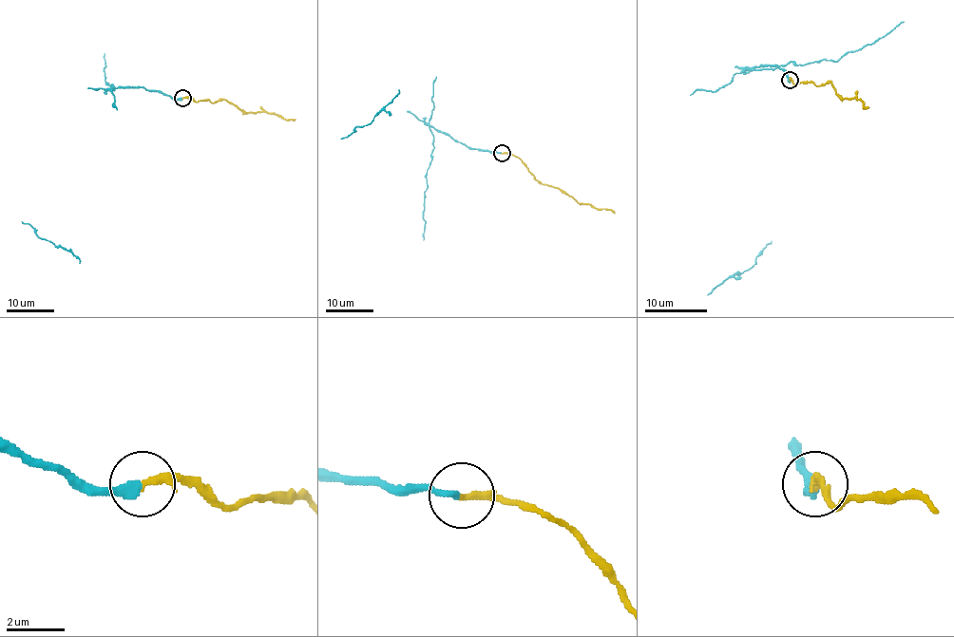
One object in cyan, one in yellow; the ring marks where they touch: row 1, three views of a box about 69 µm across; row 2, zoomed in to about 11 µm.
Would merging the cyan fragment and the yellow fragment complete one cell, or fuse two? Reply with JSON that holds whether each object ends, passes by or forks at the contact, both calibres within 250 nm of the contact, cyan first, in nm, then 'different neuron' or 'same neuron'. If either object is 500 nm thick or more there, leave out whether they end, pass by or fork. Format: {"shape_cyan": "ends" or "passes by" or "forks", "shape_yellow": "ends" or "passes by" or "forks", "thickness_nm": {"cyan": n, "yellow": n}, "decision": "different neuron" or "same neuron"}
{"shape_cyan": "ends", "shape_yellow": "ends", "thickness_nm": {"cyan": 280, "yellow": 260}, "decision": "same neuron"}

